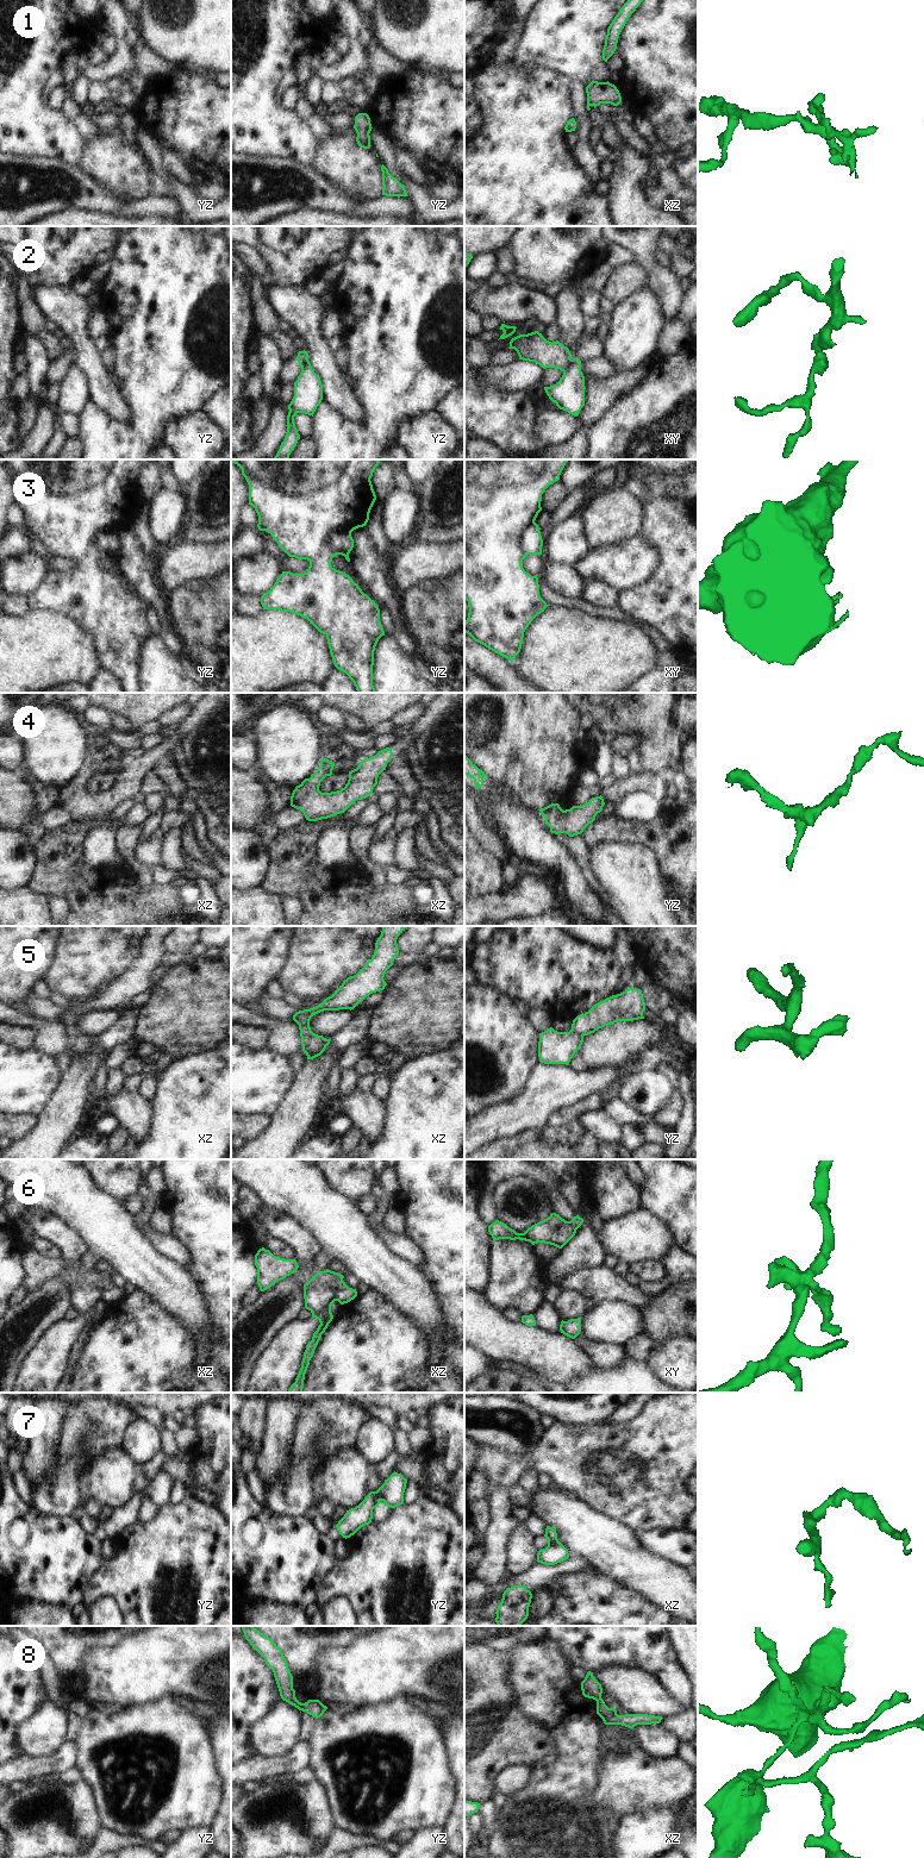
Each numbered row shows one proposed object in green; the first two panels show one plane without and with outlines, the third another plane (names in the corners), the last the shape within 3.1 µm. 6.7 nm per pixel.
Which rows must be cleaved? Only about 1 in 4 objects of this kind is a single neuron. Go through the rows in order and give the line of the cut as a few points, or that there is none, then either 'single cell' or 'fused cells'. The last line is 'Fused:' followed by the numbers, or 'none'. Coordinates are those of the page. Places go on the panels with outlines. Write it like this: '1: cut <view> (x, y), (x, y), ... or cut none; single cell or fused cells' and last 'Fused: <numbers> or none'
1: cut none; single cell
2: cut xy (572, 360), (563, 371); fused cells
3: cut yz (350, 532), (341, 530), (330, 531), (326, 535), (325, 545); fused cells
4: cut none; single cell
5: cut xz (313, 1033), (303, 1046); fused cells
6: cut xz (342, 1280), (336, 1289), (335, 1300); fused cells
7: cut none; single cell
8: cut yz (301, 1703), (303, 1709); fused cells
Fused: 2, 3, 5, 6, 8

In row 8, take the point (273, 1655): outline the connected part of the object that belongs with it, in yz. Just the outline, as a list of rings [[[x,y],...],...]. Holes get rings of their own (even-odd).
[[[242,1626],[242,1629],[252,1649],[264,1658],[267,1665],[273,1670],[281,1699],[299,1710],[302,1710],[302,1703],[295,1697],[293,1676],[288,1669],[282,1650],[270,1638],[252,1626]]]

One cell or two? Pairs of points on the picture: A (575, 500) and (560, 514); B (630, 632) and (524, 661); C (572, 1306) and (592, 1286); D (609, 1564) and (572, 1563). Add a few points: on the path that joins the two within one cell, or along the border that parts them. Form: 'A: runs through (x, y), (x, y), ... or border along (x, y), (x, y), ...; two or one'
A: runs through (572, 502), (563, 511); one
B: runs through (604, 656), (550, 658); one
C: border along (562, 1289), (574, 1289), (586, 1299); two
D: border along (569, 1556), (582, 1558), (588, 1564); two

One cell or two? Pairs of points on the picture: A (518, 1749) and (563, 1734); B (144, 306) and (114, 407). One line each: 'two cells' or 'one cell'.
A: two cells
B: two cells

